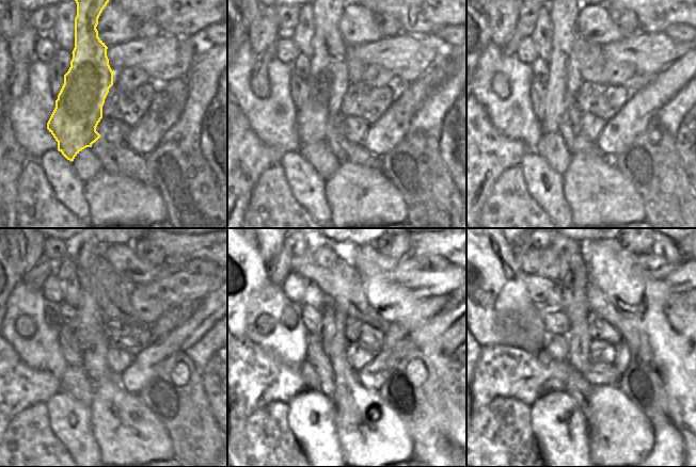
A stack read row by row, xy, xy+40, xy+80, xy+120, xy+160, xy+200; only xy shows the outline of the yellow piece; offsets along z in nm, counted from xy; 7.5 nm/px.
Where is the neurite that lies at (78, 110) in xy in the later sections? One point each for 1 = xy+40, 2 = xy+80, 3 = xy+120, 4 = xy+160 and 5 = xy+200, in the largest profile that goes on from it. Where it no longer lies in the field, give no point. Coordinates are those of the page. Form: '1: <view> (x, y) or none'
1: xy+40 (318, 118)
2: xy+80 (562, 113)
3: xy+120 (89, 335)
4: xy+160 (327, 335)
5: xy+200 (569, 358)

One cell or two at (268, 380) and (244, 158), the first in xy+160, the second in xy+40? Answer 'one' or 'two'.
one

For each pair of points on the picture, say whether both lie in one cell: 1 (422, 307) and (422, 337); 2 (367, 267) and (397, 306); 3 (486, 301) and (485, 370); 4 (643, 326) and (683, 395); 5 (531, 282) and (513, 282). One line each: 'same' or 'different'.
1: different
2: same
3: different
4: same
5: different

